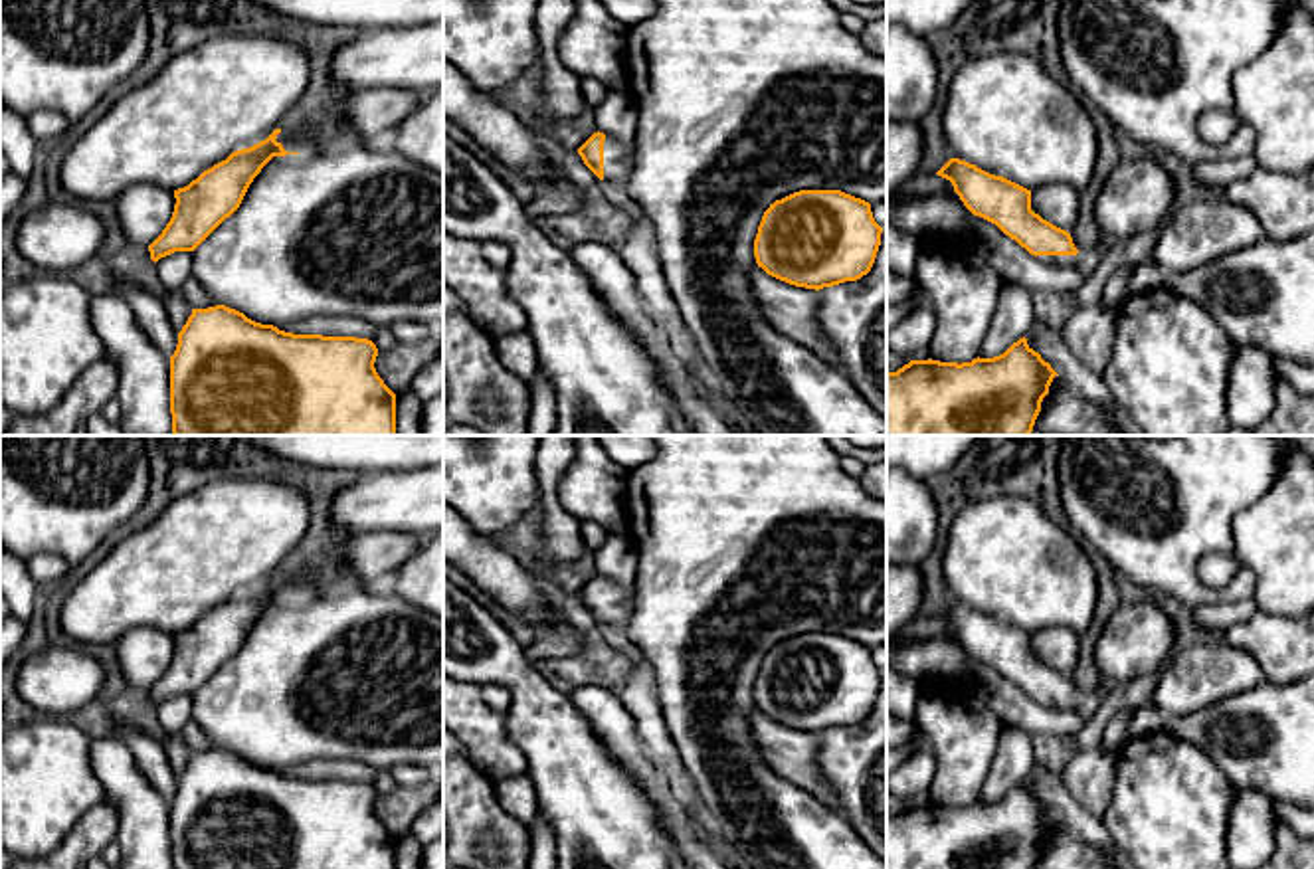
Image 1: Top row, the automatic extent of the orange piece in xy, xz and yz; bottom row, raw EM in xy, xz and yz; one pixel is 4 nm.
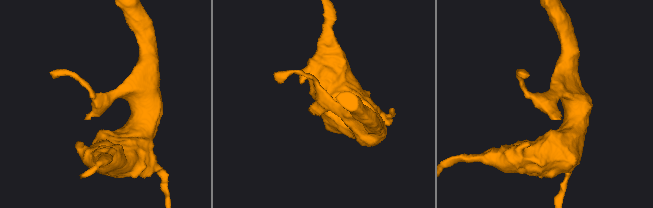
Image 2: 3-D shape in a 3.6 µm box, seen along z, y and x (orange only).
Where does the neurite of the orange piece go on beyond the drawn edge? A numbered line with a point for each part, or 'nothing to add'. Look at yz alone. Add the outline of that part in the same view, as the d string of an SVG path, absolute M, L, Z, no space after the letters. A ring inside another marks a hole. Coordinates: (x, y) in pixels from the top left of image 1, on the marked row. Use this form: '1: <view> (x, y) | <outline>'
1: yz (1059, 260) | M1037 255L1039 261L1043 263L1055 263L1055 265L1075 265L1077 255Z

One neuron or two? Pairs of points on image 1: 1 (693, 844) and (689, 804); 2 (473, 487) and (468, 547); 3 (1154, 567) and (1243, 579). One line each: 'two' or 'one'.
1: two
2: two
3: one

